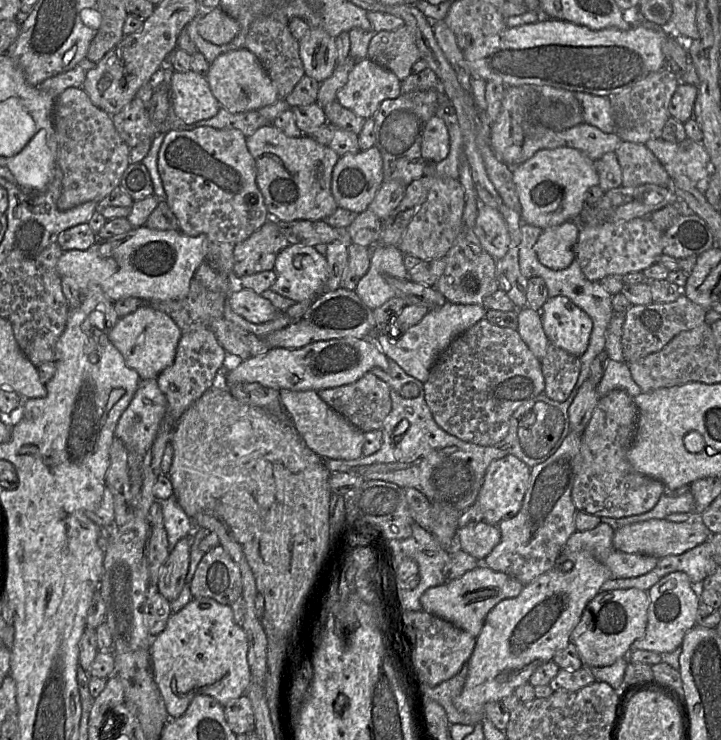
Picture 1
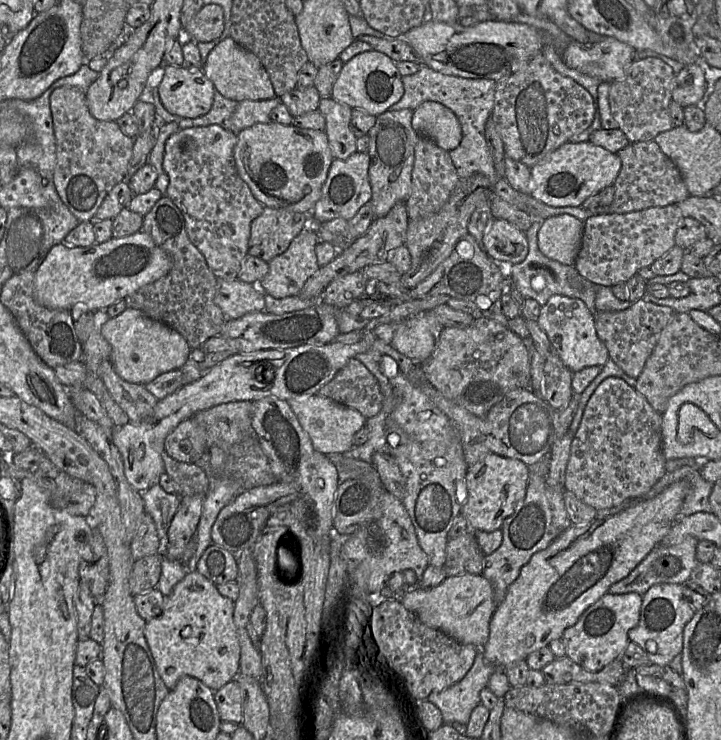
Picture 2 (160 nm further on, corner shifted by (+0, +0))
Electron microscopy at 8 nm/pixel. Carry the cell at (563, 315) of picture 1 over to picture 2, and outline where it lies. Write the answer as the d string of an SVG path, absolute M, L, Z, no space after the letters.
M552 295L542 306L537 323L547 335L564 365L573 373L590 366L603 367L610 358L607 348L597 336L594 315L578 298Z

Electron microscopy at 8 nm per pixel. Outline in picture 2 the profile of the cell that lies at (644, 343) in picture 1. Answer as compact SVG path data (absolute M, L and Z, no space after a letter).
M642 299L621 311L597 311L595 328L599 339L607 348L610 359L628 376L636 379L656 346L662 330L676 312L667 306Z

